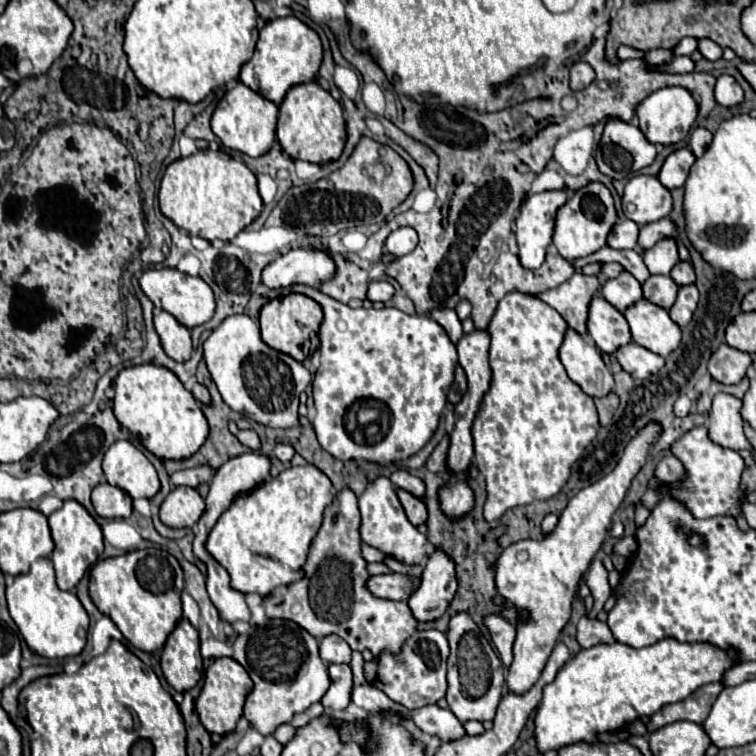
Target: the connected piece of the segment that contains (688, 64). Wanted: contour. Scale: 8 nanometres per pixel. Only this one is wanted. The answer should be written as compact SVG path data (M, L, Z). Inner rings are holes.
M680 55L680 57L674 57L674 61L670 65L662 65L660 69L668 71L668 73L692 73L696 69L696 63L690 57Z

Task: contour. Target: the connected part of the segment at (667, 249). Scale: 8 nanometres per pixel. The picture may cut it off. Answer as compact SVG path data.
M662 239L654 247L642 251L642 259L650 273L660 273L660 275L668 275L672 267L680 261L676 243L672 239Z

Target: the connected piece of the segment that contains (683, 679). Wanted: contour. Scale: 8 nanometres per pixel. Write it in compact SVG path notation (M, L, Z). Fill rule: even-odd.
M670 637L642 649L634 649L618 641L612 645L602 643L590 649L582 649L578 655L574 655L570 665L566 663L556 679L544 687L544 697L534 717L536 745L544 753L548 749L560 749L576 741L596 743L596 733L620 729L622 725L642 715L650 717L660 707L686 699L700 685L720 681L722 675L734 665L738 665L738 659L734 659L734 651L722 651L720 647L714 647L714 643L678 643L678 639Z

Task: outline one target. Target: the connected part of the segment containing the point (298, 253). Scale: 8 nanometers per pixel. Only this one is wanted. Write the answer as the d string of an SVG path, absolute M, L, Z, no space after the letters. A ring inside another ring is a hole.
M292 249L280 255L262 271L262 283L270 289L282 289L296 283L320 287L336 275L336 263L324 249Z

